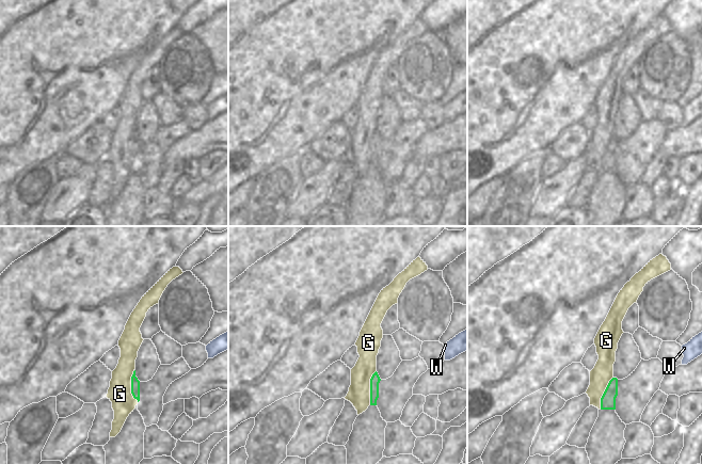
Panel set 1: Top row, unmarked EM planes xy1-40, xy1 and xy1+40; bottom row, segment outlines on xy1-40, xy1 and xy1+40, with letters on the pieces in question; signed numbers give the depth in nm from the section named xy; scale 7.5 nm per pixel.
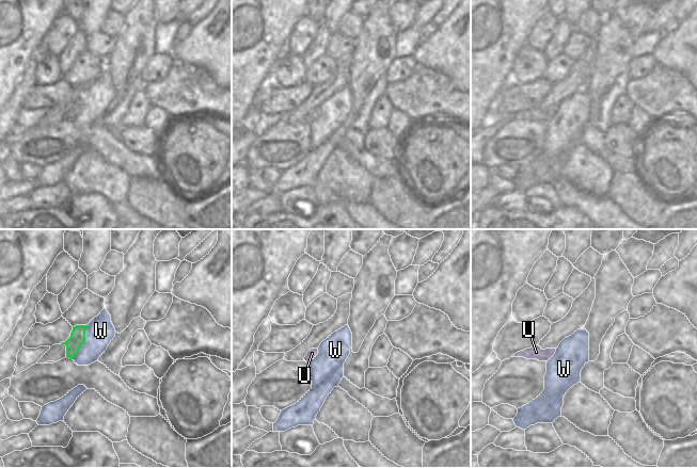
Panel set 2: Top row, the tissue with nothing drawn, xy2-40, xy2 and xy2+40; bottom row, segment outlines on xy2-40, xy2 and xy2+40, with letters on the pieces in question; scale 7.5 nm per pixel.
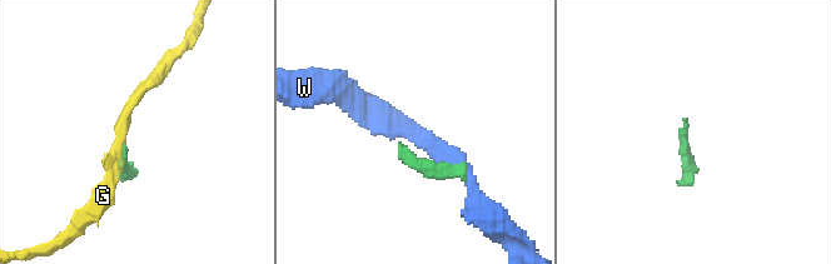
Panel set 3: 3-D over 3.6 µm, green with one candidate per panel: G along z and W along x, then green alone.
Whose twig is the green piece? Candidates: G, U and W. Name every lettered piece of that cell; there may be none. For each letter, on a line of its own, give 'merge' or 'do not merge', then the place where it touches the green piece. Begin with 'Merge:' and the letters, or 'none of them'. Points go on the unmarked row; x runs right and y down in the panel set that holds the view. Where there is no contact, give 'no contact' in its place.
Merge: U
G: do not merge; contact xy1 (370, 148)
U: merge; no contact
W: do not merge; contact xy2-40 (83, 102)

